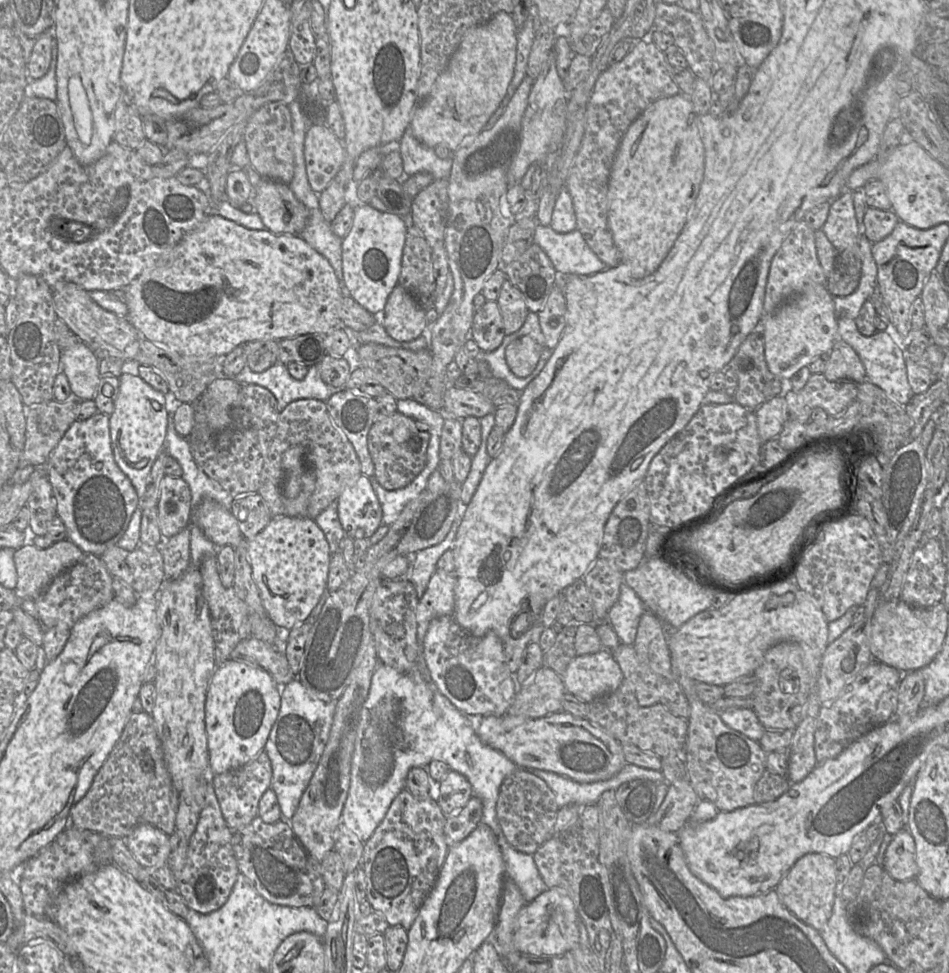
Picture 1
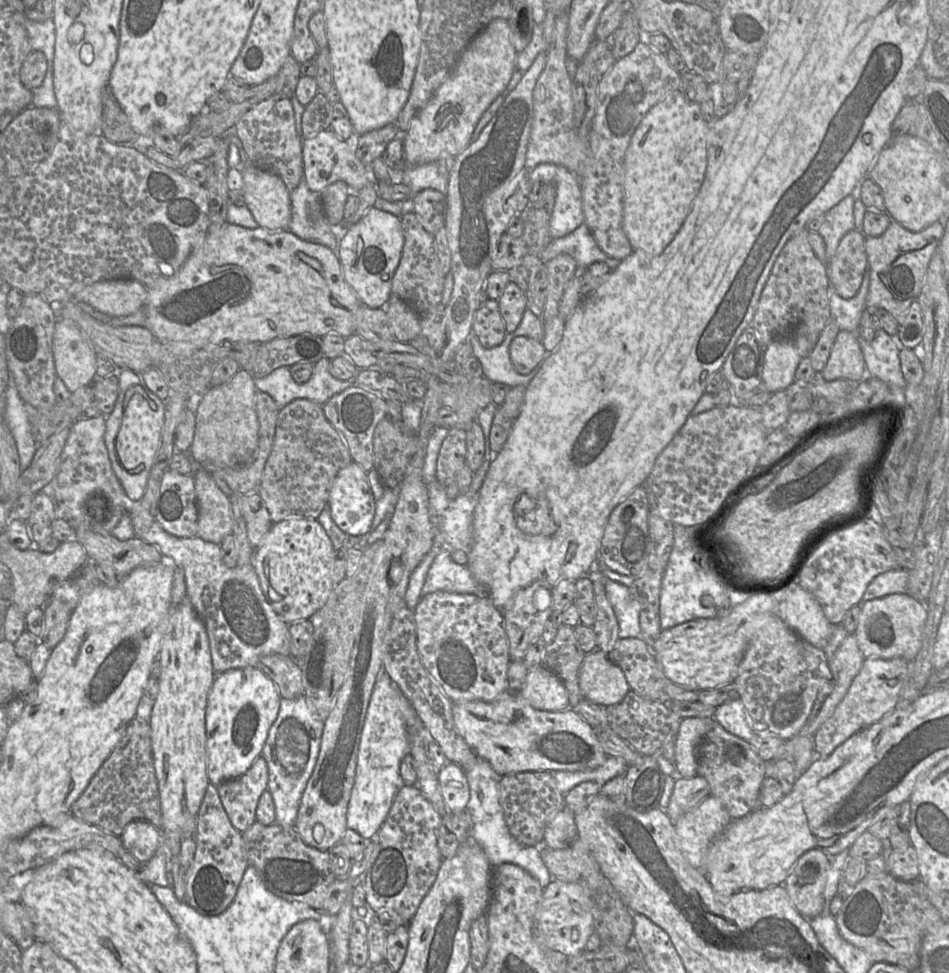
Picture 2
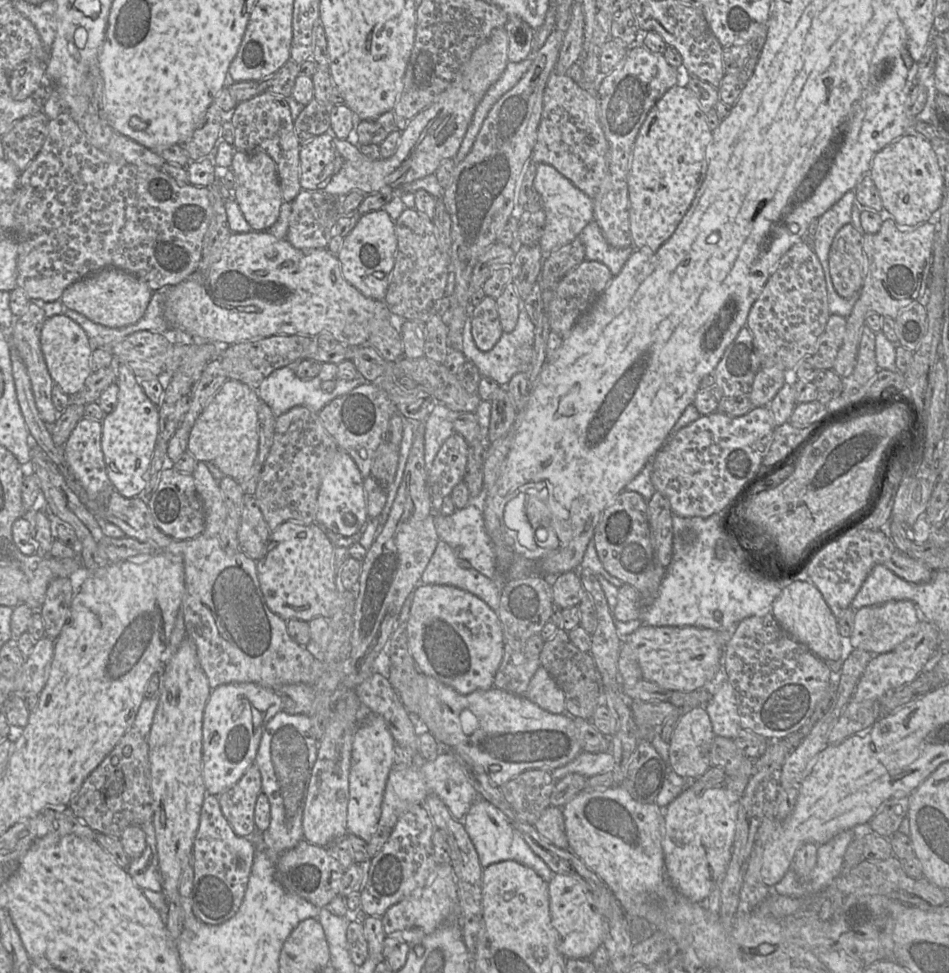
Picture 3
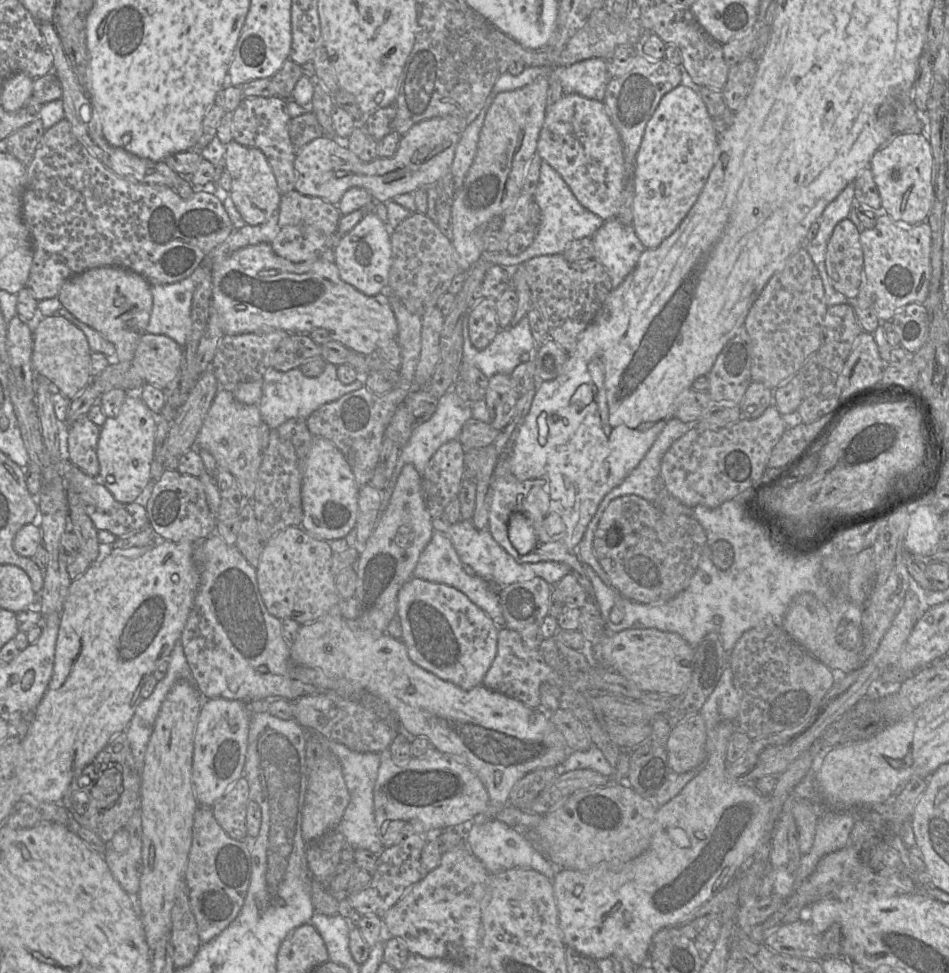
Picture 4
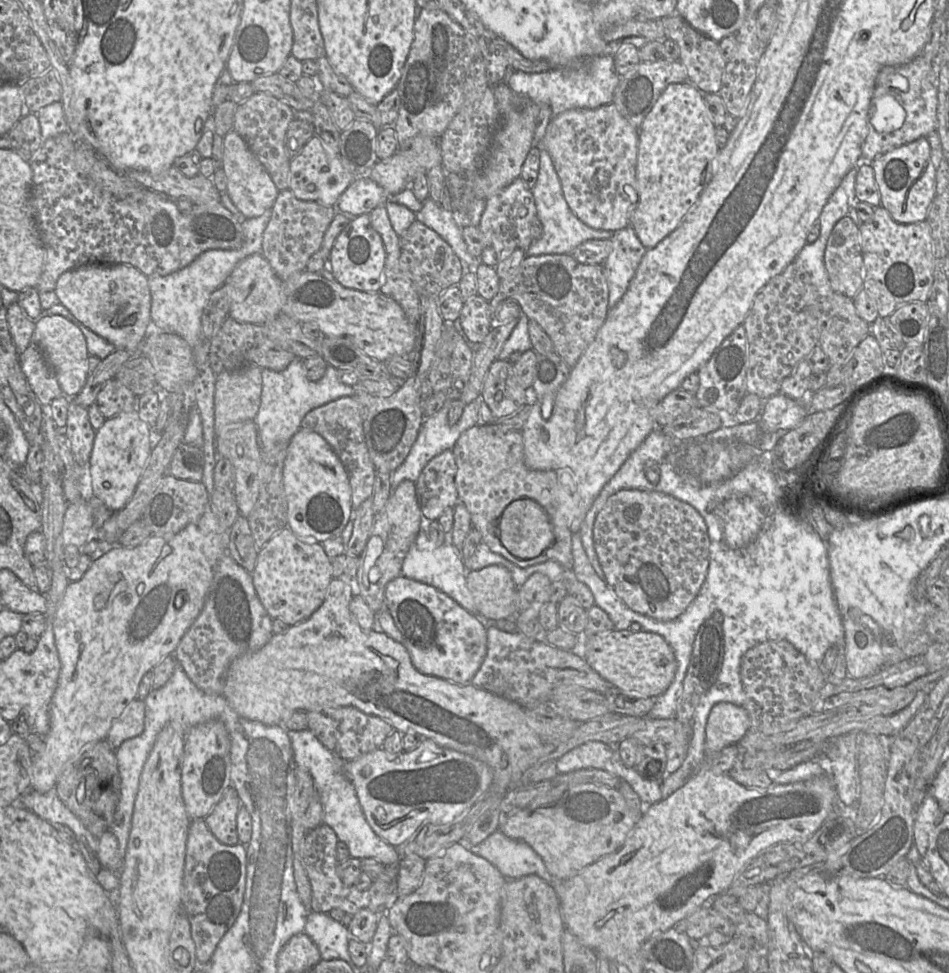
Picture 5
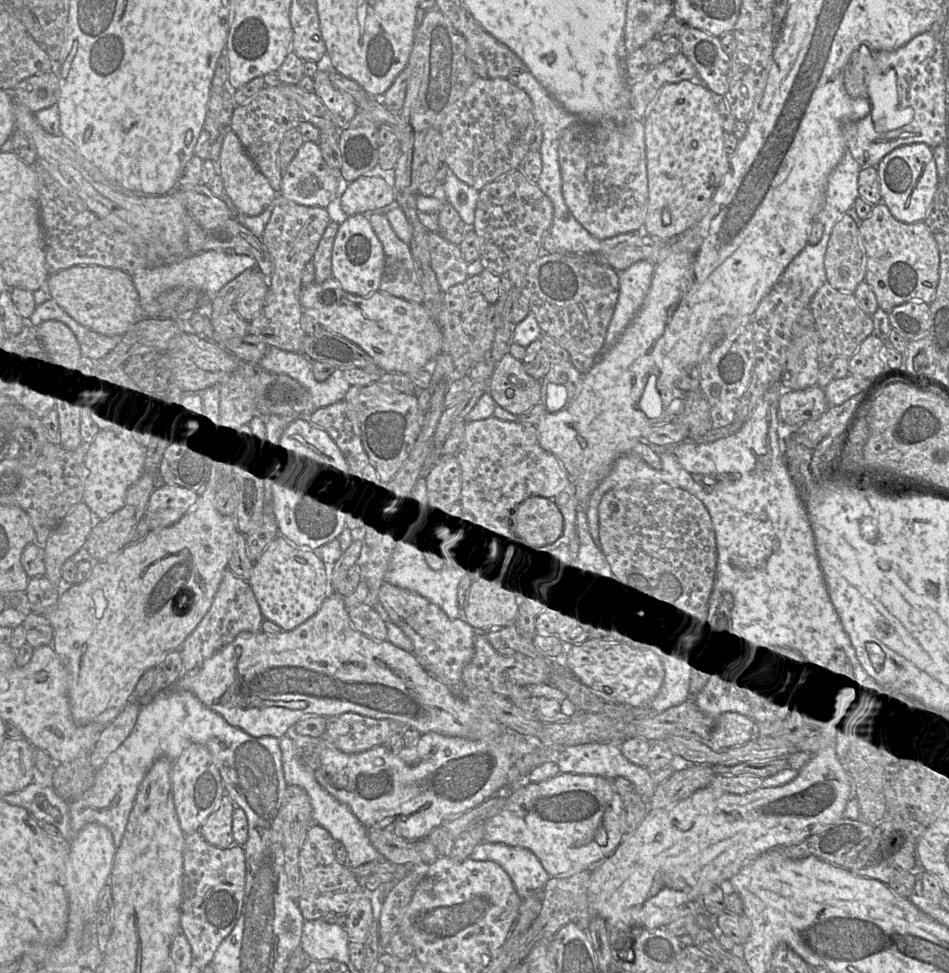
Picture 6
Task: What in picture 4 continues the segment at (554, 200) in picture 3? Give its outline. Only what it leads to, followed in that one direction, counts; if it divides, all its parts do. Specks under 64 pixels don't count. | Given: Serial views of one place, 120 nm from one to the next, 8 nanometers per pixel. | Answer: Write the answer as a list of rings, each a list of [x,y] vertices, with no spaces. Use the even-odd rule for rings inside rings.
[[[544,160],[540,166],[539,180],[532,197],[540,208],[540,223],[532,244],[521,254],[515,256],[510,255],[506,250],[484,251],[480,260],[489,265],[498,265],[507,269],[516,268],[537,256],[560,255],[573,241],[592,237],[603,225],[604,220],[583,207],[561,176]]]

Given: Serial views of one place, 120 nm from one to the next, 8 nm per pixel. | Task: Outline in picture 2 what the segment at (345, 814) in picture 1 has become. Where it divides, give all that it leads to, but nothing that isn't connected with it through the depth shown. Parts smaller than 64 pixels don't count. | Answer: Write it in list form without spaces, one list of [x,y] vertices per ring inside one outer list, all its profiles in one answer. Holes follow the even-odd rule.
[[[443,548],[431,564],[421,597],[436,591],[487,596],[469,568],[451,559],[449,548]],[[382,667],[376,678],[361,733],[355,781],[347,809],[347,828],[367,840],[374,838],[404,785],[399,768],[402,758],[410,754],[410,733],[418,734],[417,730],[423,727],[412,705]],[[477,758],[477,762],[470,770],[465,771],[465,775],[470,788],[470,799],[466,810],[470,813],[473,822],[471,839],[480,845],[493,868],[504,863],[515,864],[546,888],[552,881],[552,877],[541,858],[541,847],[518,843],[506,825],[503,808],[499,801],[499,784],[503,776],[498,775],[488,761],[480,758]]]

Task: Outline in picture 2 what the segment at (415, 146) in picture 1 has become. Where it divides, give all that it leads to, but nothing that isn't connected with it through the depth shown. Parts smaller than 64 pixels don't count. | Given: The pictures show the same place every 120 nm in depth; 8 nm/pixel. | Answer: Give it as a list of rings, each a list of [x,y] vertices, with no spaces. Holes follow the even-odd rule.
[[[435,162],[405,166],[403,169],[402,183],[408,185],[413,194],[417,194],[424,189],[434,189],[446,196],[448,181],[449,177],[445,177],[439,172]]]

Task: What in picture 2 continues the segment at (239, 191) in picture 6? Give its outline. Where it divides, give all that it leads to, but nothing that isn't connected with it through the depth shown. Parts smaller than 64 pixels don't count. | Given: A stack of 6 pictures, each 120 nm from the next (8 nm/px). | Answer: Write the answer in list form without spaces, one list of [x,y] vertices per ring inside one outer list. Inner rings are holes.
[[[253,164],[242,167],[245,206],[258,225],[271,231],[287,230],[291,220],[291,192],[274,172]]]

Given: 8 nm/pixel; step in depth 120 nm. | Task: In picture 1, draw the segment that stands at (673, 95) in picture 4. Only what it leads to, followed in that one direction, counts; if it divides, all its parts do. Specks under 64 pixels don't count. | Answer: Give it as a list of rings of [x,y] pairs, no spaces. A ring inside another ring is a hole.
[[[679,92],[651,103],[629,126],[619,145],[614,159],[608,189],[608,223],[614,242],[620,251],[622,262],[628,263],[631,276],[635,279],[645,278],[654,273],[673,249],[688,220],[688,215],[699,194],[705,172],[705,147],[700,133],[699,115],[696,113],[691,99]]]

